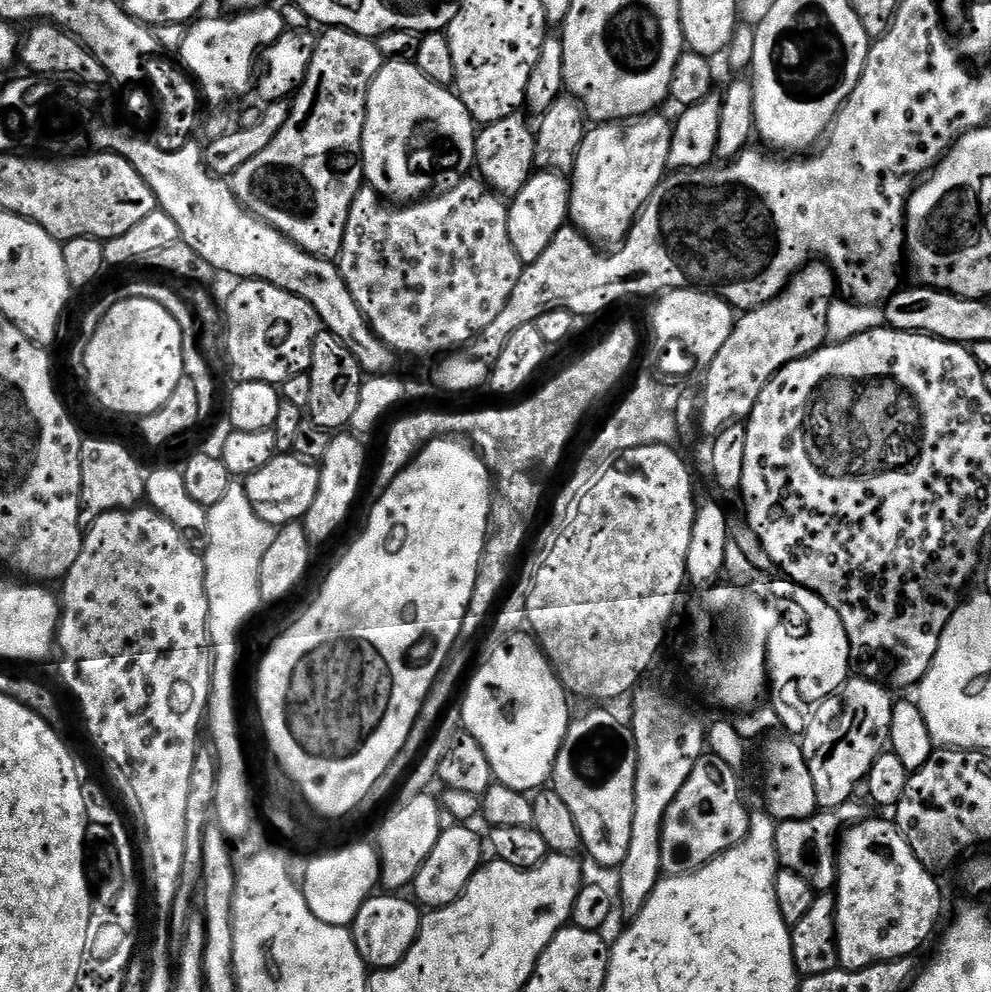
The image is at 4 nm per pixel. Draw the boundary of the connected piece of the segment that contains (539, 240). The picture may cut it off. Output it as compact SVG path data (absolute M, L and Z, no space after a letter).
M547 170L537 171L522 186L517 196L511 197L508 204L508 225L510 226L510 242L514 250L518 250L518 258L524 265L534 262L554 242L554 234L569 223L568 207L572 190L567 175Z

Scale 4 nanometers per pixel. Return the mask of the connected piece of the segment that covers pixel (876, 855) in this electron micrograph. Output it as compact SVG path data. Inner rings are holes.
M869 818L860 821L859 824L853 824L843 833L842 839L838 844L838 869L840 868L840 881L836 884L836 937L838 938L838 954L840 955L840 968L845 972L853 972L854 970L862 970L869 968L875 964L883 964L886 960L903 960L905 958L915 957L916 951L927 942L932 936L932 931L936 928L936 923L940 920L940 907L943 906L944 900L940 897L940 884L933 873L926 870L926 866L922 866L922 862L918 862L918 858L914 854L914 850L910 850L910 846L906 842L906 838L900 833L899 828L891 819L875 820Z

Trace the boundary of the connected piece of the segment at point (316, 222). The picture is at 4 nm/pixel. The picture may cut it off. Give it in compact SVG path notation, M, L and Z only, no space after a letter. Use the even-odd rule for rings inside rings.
M325 27L321 32L324 33L319 33L306 78L296 89L294 99L291 101L292 109L290 110L290 118L286 118L286 126L282 126L282 130L278 132L274 142L270 142L270 146L266 146L266 150L262 150L262 154L250 158L250 162L244 163L243 166L238 166L238 170L230 177L230 187L232 193L240 199L240 204L254 213L257 218L265 220L270 226L277 228L285 238L294 241L302 250L320 256L324 260L332 260L339 257L342 250L342 238L346 234L346 222L350 218L350 206L354 206L354 198L366 184L364 159L362 158L362 134L366 126L366 98L370 94L370 86L374 82L374 78L378 78L378 70L382 70L386 61L382 50L378 50L376 40L373 37L354 34L345 28Z

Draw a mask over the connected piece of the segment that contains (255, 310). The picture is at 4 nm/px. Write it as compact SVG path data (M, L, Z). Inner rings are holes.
M240 280L234 294L223 305L222 315L226 325L226 360L232 363L233 381L266 382L283 386L290 378L307 372L312 367L314 338L322 331L320 315L302 298L282 290L265 280Z

